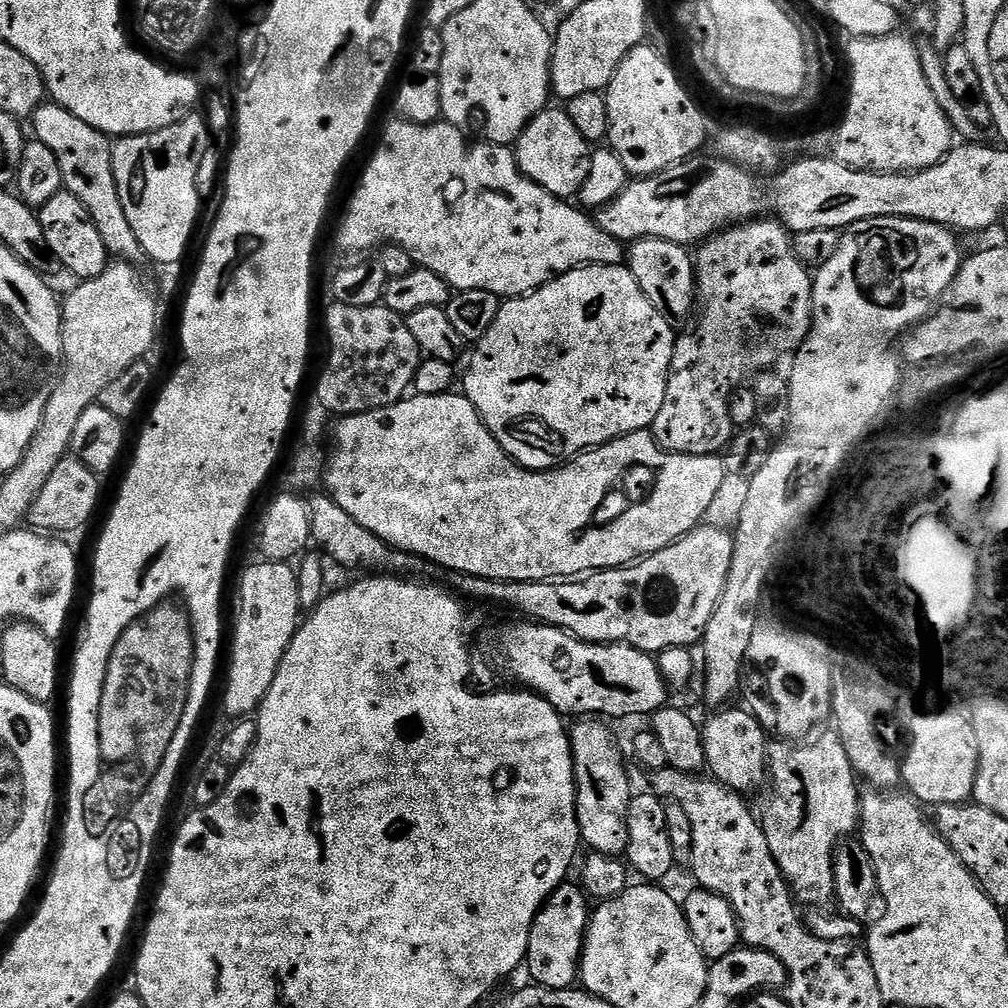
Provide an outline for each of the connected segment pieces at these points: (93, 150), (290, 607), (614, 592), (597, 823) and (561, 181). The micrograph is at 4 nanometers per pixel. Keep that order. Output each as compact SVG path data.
M55 102L41 104L39 110L30 117L31 124L36 131L35 139L46 146L46 150L50 150L54 158L58 158L63 191L74 194L74 198L78 198L78 202L86 206L86 214L90 214L92 225L98 230L102 242L106 242L109 257L133 266L145 263L142 242L138 242L130 221L126 219L126 210L122 210L122 198L118 198L112 165L113 141L103 132L94 130L94 126L86 126L82 118L74 118L70 110Z
M288 562L259 563L250 565L240 576L240 601L236 604L236 625L232 628L232 661L228 664L228 685L224 688L224 708L232 718L248 718L259 709L290 642L296 636L296 629L302 623L296 568Z
M701 523L685 536L623 568L606 568L563 582L551 580L491 580L451 573L451 587L465 601L505 604L532 622L566 630L591 644L629 644L659 654L668 648L699 645L722 598L730 562L733 533Z
M584 718L570 728L576 775L576 817L580 839L591 851L623 857L628 851L628 807L634 795L616 736L600 718Z
M549 106L538 113L516 139L514 151L522 174L542 186L542 190L561 198L579 197L582 182L586 182L586 174L590 174L593 149L588 140L578 134L563 107Z

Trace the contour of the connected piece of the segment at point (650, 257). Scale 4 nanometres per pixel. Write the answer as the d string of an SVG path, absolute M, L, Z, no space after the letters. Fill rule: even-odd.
M644 236L633 240L626 248L626 267L634 274L638 286L654 302L654 310L668 317L669 321L684 320L694 312L696 296L696 270L694 256L685 245L678 242L666 242L666 238Z

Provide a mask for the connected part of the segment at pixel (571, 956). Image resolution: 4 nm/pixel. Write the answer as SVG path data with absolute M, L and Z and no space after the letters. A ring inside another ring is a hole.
M565 882L554 889L547 904L534 918L528 943L526 969L535 983L542 988L570 988L580 975L580 956L584 953L584 934L590 919L590 900L583 888Z

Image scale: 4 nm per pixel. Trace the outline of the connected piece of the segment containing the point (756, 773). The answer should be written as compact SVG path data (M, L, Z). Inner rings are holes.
M725 707L723 710L716 710L708 721L703 721L702 731L704 734L704 754L707 760L707 771L711 773L720 783L725 784L727 788L732 788L735 792L748 794L751 788L756 788L765 783L766 773L768 771L768 749L769 733L765 732L764 727L756 721L756 717L743 707L732 708Z

